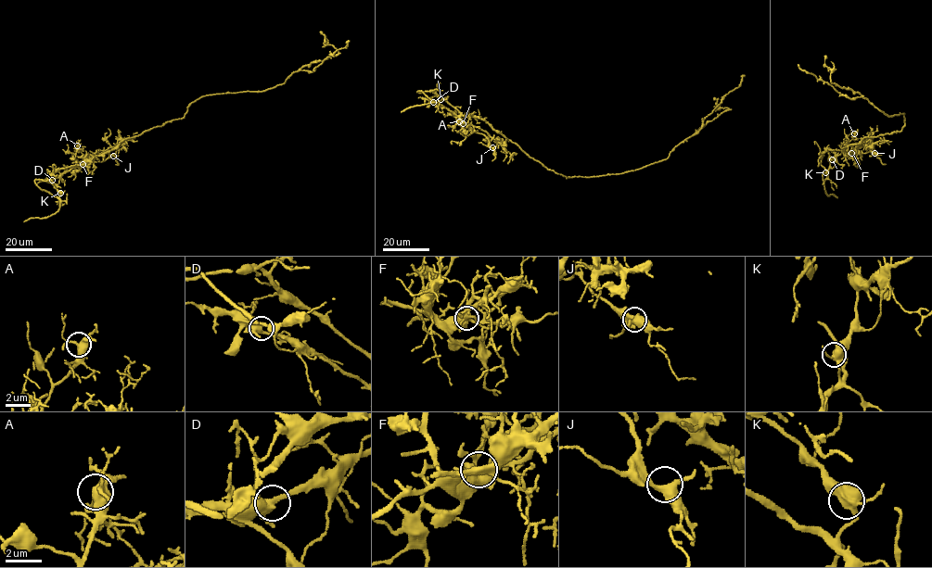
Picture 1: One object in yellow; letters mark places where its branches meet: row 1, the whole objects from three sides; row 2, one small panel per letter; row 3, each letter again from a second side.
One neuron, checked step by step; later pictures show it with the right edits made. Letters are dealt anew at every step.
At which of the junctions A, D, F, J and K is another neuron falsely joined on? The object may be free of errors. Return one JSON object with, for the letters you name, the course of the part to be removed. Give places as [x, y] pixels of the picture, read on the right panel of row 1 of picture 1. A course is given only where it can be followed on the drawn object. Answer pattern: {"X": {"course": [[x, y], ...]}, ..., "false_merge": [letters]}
{"false_merge": []}

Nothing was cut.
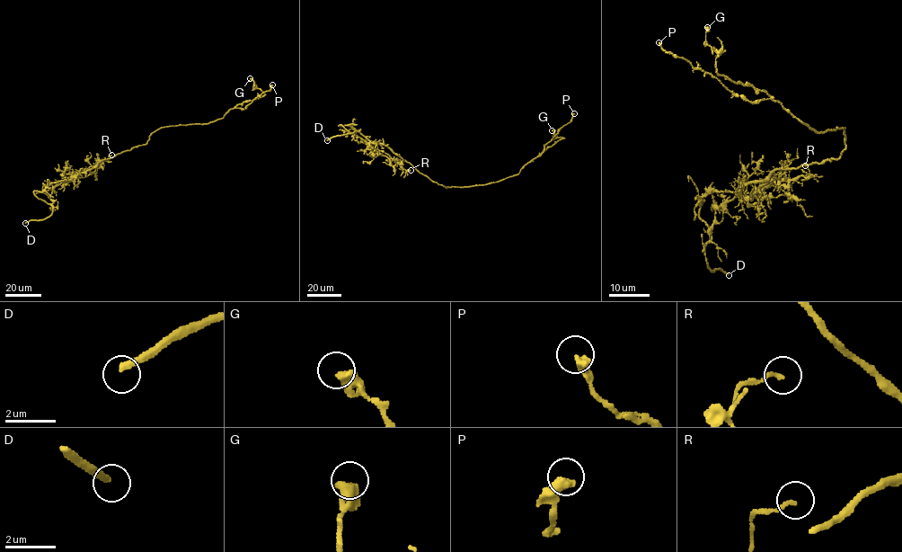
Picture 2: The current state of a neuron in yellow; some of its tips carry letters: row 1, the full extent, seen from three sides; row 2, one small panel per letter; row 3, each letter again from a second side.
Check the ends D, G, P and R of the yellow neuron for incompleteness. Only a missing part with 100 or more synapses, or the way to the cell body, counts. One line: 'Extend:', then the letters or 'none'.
Extend: D

